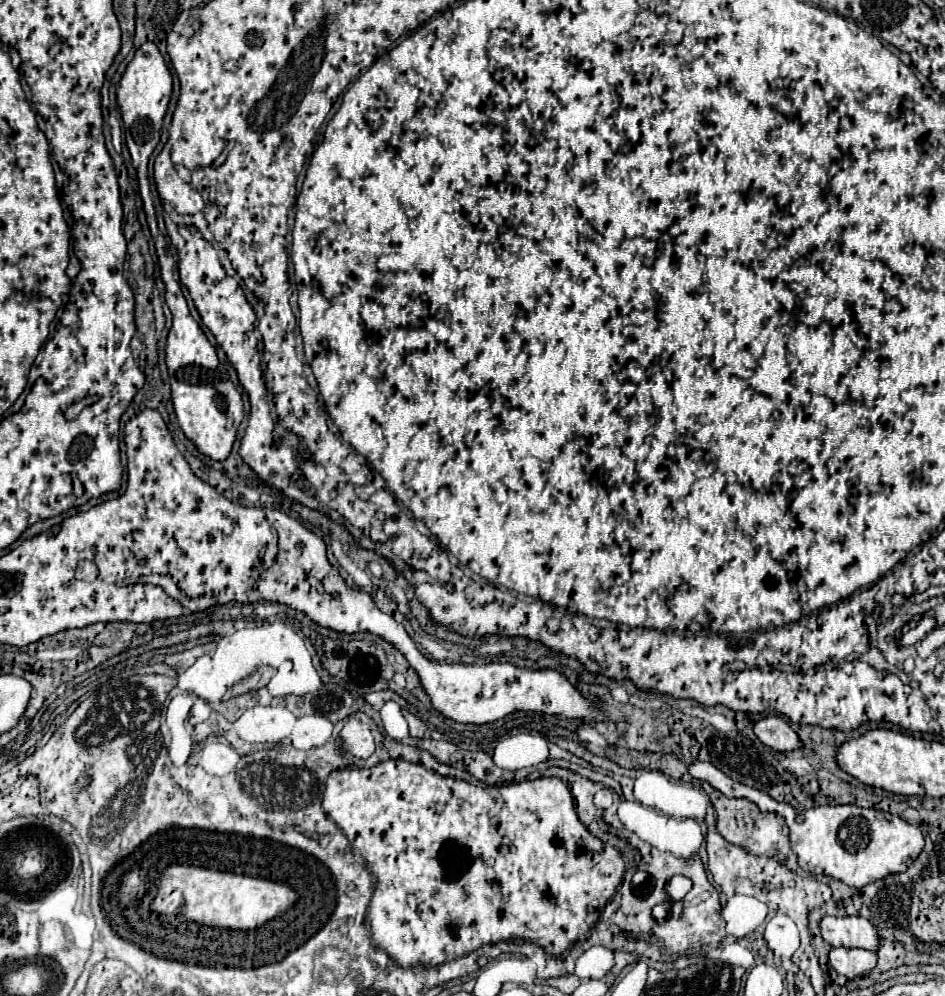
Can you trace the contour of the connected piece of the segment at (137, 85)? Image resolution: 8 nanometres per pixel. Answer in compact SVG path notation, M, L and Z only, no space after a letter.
M154 42L142 44L130 64L126 66L120 82L116 84L116 102L120 106L122 122L124 122L124 134L132 160L138 160L134 164L148 164L150 154L154 152L158 140L160 140L160 128L162 118L166 114L168 102L172 96L172 74Z

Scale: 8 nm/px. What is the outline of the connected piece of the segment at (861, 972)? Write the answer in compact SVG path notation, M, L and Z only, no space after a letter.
M832 948L830 950L830 964L832 968L846 976L848 980L860 978L870 974L870 970L876 966L878 956L868 950L860 948Z

